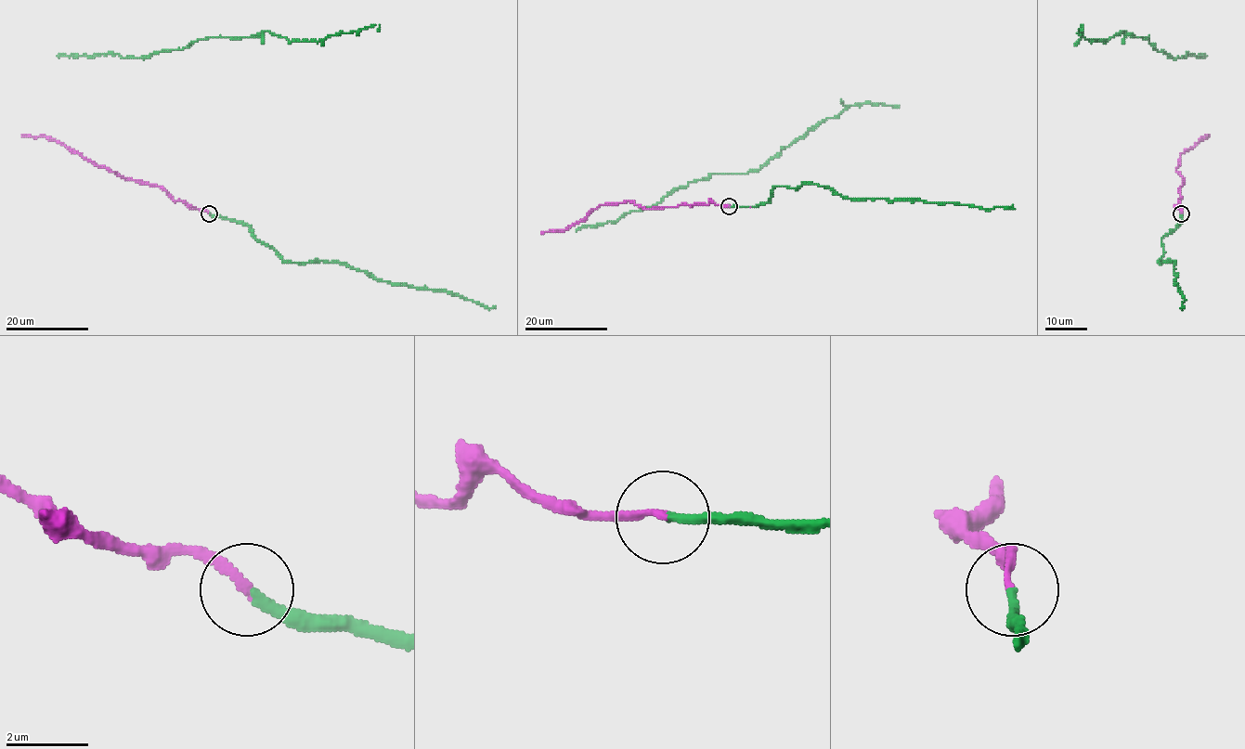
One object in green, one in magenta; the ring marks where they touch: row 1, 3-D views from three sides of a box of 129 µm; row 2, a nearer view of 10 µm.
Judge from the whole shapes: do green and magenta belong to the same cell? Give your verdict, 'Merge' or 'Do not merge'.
Merge

